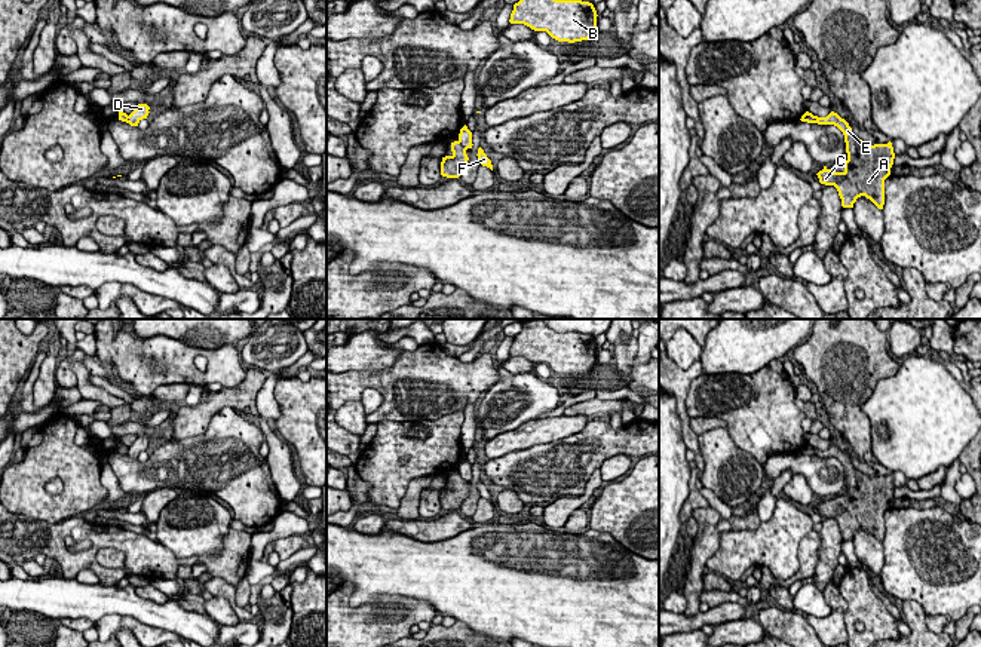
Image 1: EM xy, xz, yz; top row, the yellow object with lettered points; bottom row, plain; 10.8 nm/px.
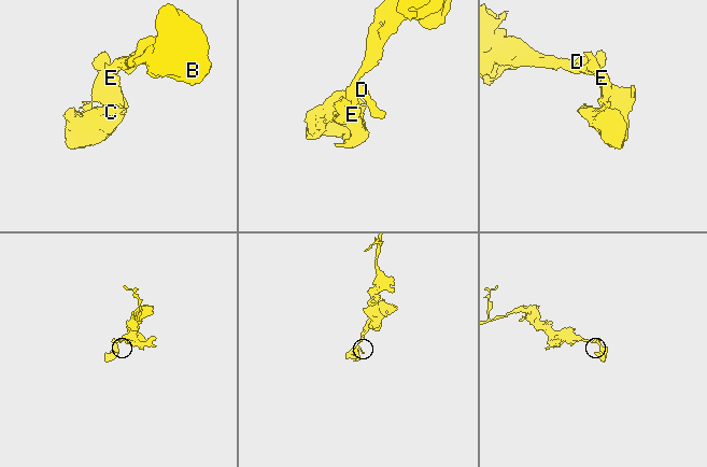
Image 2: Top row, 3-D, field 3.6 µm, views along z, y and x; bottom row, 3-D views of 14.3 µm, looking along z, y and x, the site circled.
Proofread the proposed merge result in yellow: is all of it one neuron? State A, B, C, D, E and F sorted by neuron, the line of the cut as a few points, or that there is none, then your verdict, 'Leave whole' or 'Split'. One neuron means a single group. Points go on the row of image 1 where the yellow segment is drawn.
Groups: A C E / B D F. Split along xz (459, 140), (466, 149). Split

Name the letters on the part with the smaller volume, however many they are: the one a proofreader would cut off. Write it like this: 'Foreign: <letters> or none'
Foreign: A, C, E

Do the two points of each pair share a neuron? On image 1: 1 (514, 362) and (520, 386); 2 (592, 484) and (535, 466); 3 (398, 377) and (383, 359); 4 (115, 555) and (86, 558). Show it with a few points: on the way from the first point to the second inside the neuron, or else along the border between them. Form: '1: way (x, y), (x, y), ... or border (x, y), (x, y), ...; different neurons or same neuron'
1: border (502, 364), (512, 373), (530, 373); different neurons
2: border (598, 468), (591, 475), (585, 490), (576, 497); different neurons
3: border (402, 352), (385, 368), (355, 371); different neurons
4: border (95, 554), (95, 558), (103, 566), (125, 567); different neurons

